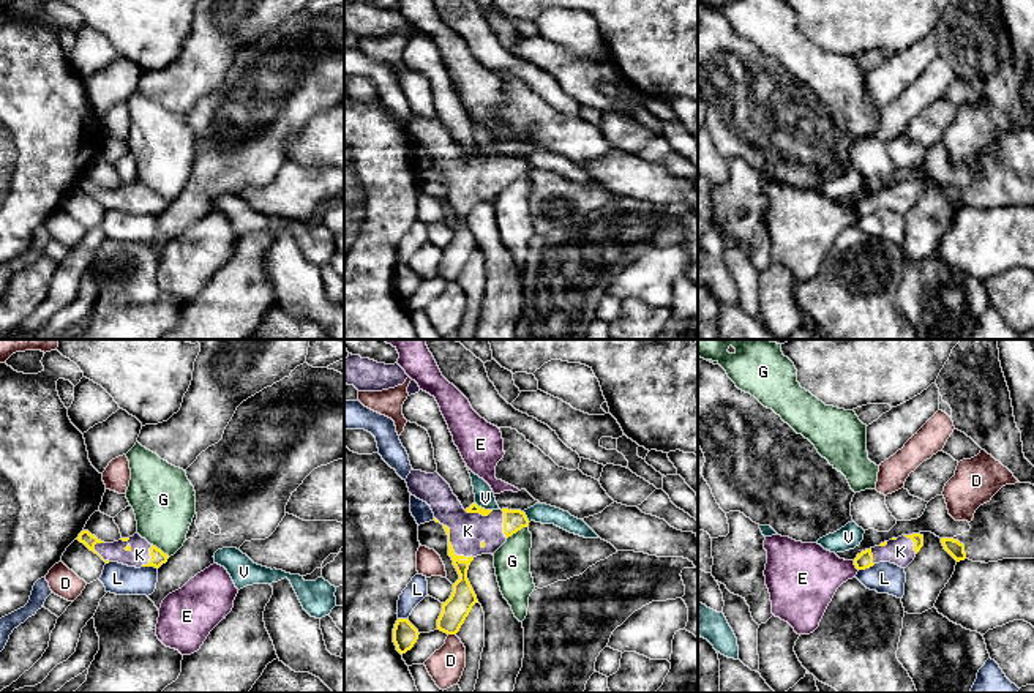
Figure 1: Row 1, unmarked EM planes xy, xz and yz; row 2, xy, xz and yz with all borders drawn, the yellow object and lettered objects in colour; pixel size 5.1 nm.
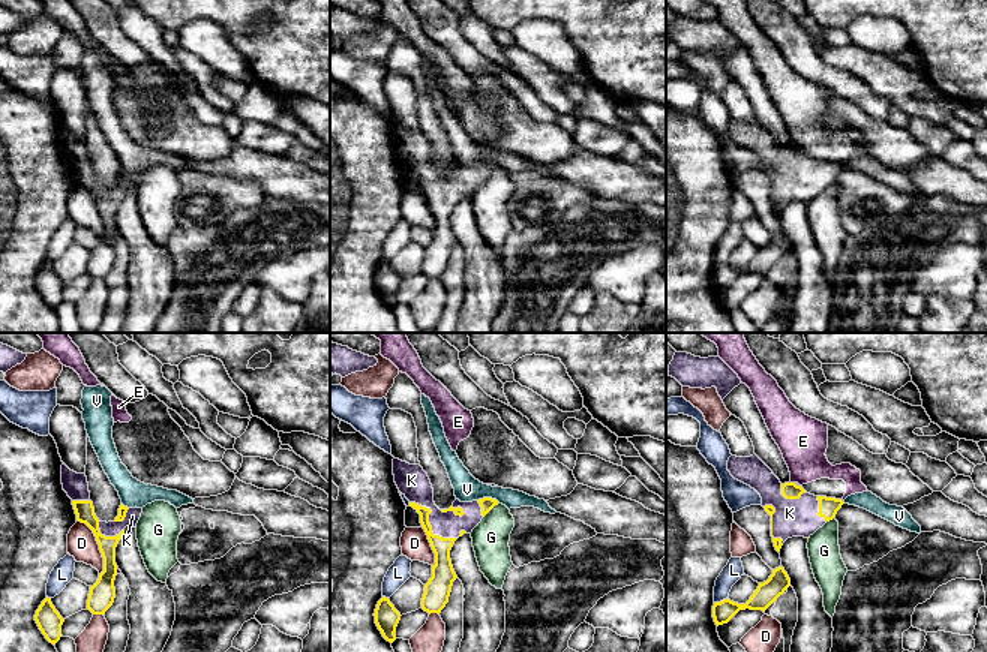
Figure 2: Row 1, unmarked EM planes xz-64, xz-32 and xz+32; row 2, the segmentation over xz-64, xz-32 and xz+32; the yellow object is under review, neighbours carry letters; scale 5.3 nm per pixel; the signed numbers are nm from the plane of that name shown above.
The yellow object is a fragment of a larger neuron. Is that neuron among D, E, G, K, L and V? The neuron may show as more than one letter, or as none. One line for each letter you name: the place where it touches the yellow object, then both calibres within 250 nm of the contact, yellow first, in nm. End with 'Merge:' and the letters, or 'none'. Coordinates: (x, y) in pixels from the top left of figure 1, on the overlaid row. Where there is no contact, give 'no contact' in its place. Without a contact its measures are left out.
K: xz (452, 546) | 120/180 nm
Merge: K

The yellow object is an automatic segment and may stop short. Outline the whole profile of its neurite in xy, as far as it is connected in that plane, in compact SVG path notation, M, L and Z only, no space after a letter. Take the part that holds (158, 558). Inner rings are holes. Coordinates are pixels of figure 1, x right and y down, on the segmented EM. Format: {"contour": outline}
{"contour": "M82 530L77 537L90 551L98 554L106 564L118 562L128 567L155 567L159 568L167 562L169 556L156 546L150 545L139 534L129 538L120 538L114 543L104 543L92 535L88 530Z"}

